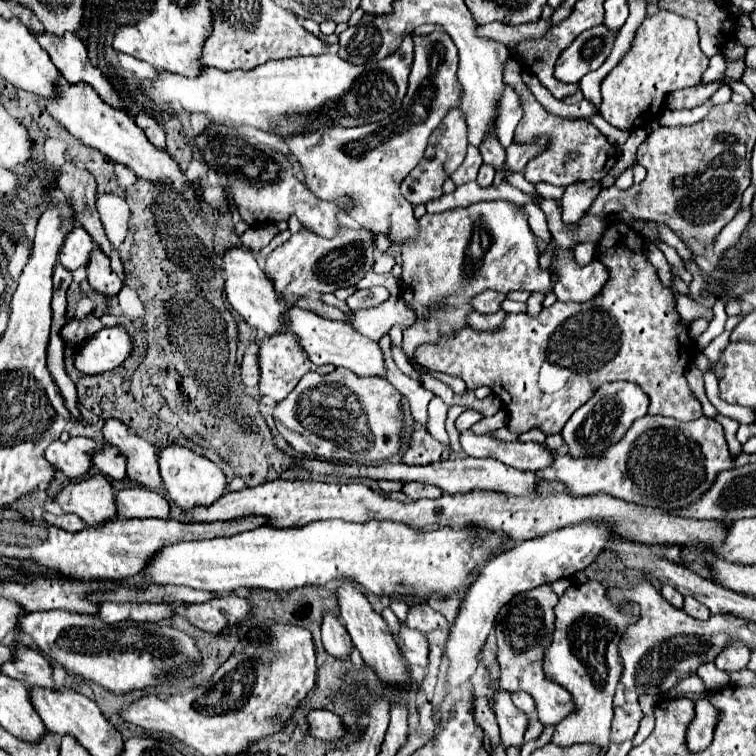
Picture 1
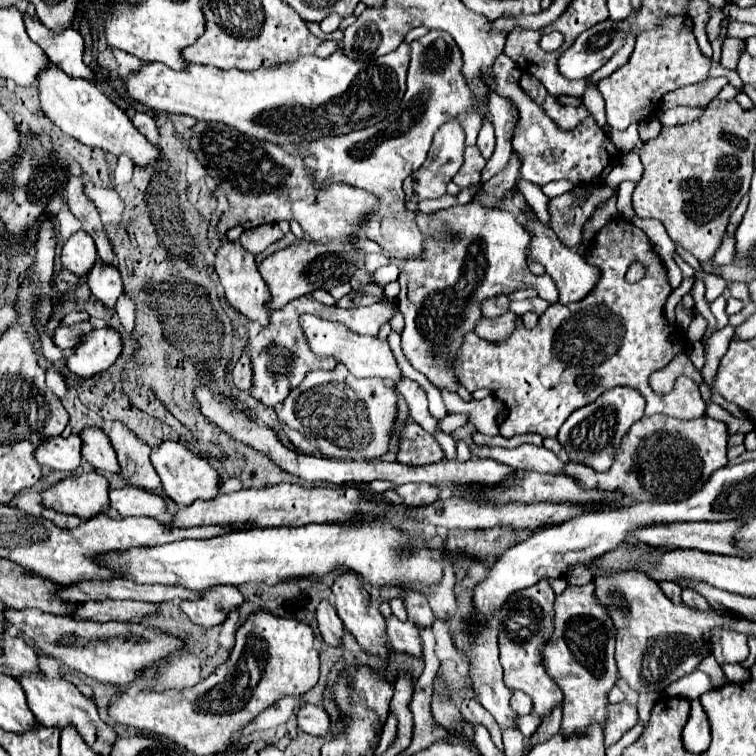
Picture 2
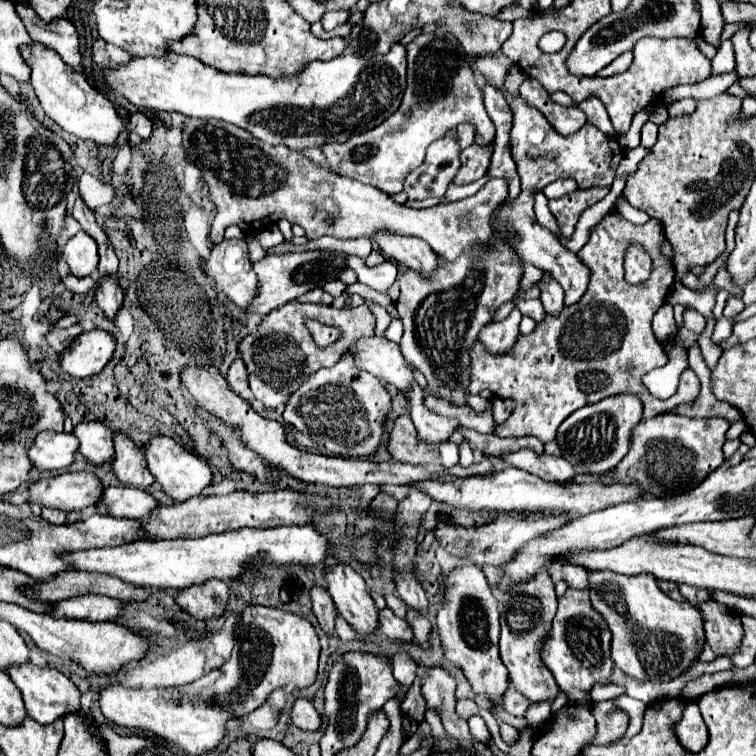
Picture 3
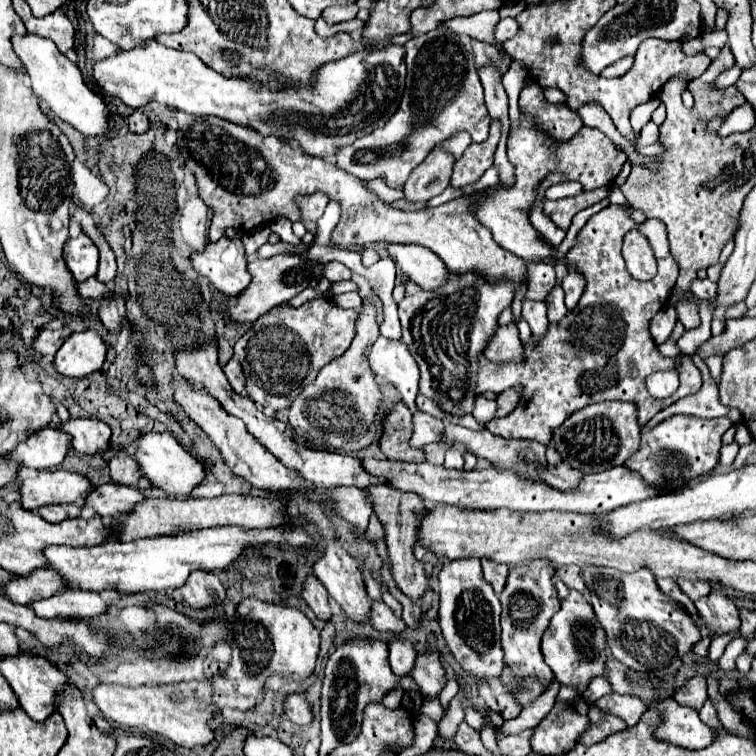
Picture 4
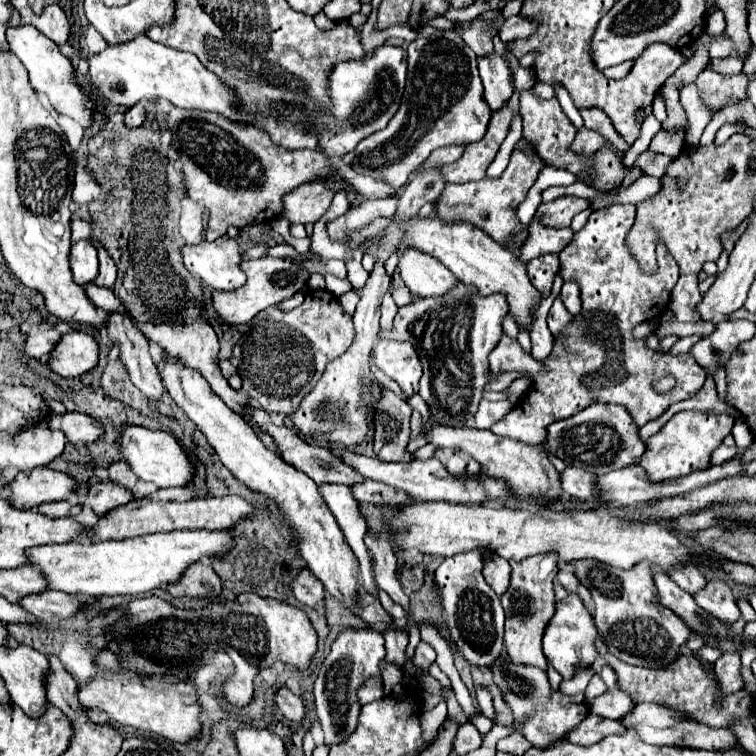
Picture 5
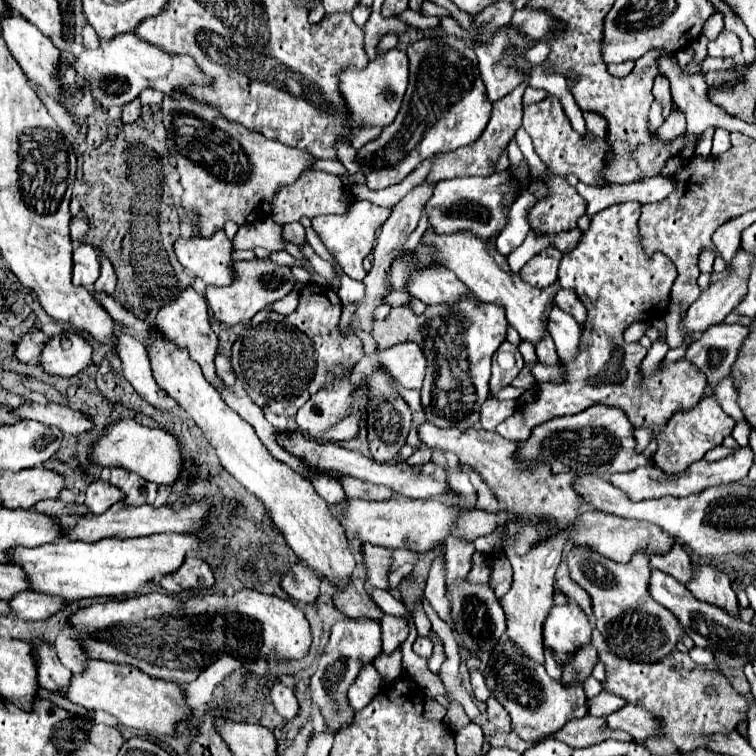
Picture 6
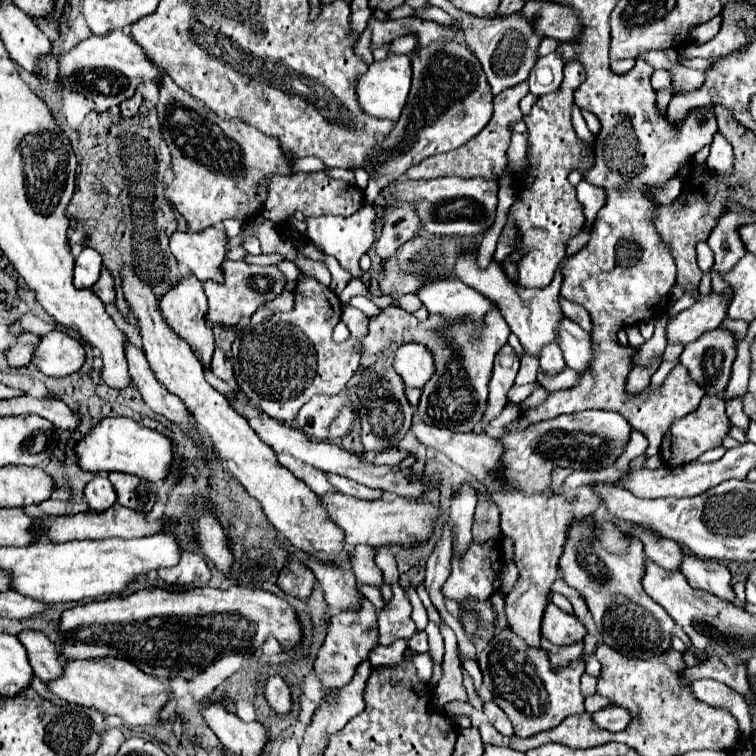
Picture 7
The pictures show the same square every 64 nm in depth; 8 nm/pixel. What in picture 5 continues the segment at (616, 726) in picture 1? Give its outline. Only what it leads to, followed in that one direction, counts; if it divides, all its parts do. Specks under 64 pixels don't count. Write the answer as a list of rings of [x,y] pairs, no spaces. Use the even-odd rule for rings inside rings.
[[[586,716],[578,726],[574,726],[564,740],[578,744],[578,746],[592,746],[596,742],[600,742],[606,736],[612,734],[622,734],[626,728],[618,722],[618,720],[608,720],[608,718],[600,718],[600,716]]]

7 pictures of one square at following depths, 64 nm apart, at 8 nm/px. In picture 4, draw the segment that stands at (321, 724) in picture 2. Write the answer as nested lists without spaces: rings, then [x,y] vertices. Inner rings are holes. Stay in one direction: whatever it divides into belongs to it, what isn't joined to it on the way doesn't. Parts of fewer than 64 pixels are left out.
[[[286,694],[284,698],[284,714],[298,726],[306,726],[312,720],[312,712],[302,694]]]

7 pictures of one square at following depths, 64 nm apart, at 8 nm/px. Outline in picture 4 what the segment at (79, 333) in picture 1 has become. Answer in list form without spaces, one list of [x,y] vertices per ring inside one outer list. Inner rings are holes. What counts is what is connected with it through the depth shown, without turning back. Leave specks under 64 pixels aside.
[[[44,328],[38,332],[38,336],[32,342],[32,350],[40,356],[52,356],[56,352],[56,348],[60,348],[60,344],[66,340],[66,336],[70,334],[68,328]]]

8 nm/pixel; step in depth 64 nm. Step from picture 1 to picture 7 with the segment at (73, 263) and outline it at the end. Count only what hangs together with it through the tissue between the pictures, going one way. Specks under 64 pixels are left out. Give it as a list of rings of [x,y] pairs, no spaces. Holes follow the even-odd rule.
[[[84,248],[76,258],[74,266],[74,286],[76,288],[92,288],[96,284],[102,270],[102,258],[96,250]]]

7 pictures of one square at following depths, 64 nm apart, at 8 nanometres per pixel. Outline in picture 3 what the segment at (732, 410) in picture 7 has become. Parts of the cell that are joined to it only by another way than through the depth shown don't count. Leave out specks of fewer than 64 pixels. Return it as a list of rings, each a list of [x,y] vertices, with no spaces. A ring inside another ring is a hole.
[[[710,318],[707,320],[705,330],[703,331],[702,336],[700,336],[700,340],[698,341],[704,360],[708,368],[711,370],[715,368],[722,354],[722,349],[716,346],[711,340],[711,335],[715,323],[715,318]]]

